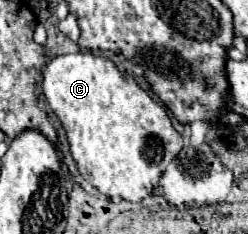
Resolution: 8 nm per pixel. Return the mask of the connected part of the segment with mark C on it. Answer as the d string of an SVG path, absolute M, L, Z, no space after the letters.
M90 51L54 57L44 69L42 91L50 109L66 129L70 153L80 175L108 197L122 197L124 201L132 203L142 201L154 191L160 175L182 149L182 137L172 127L166 109L158 105L144 89L140 89L130 75L120 73L112 61L96 57Z

